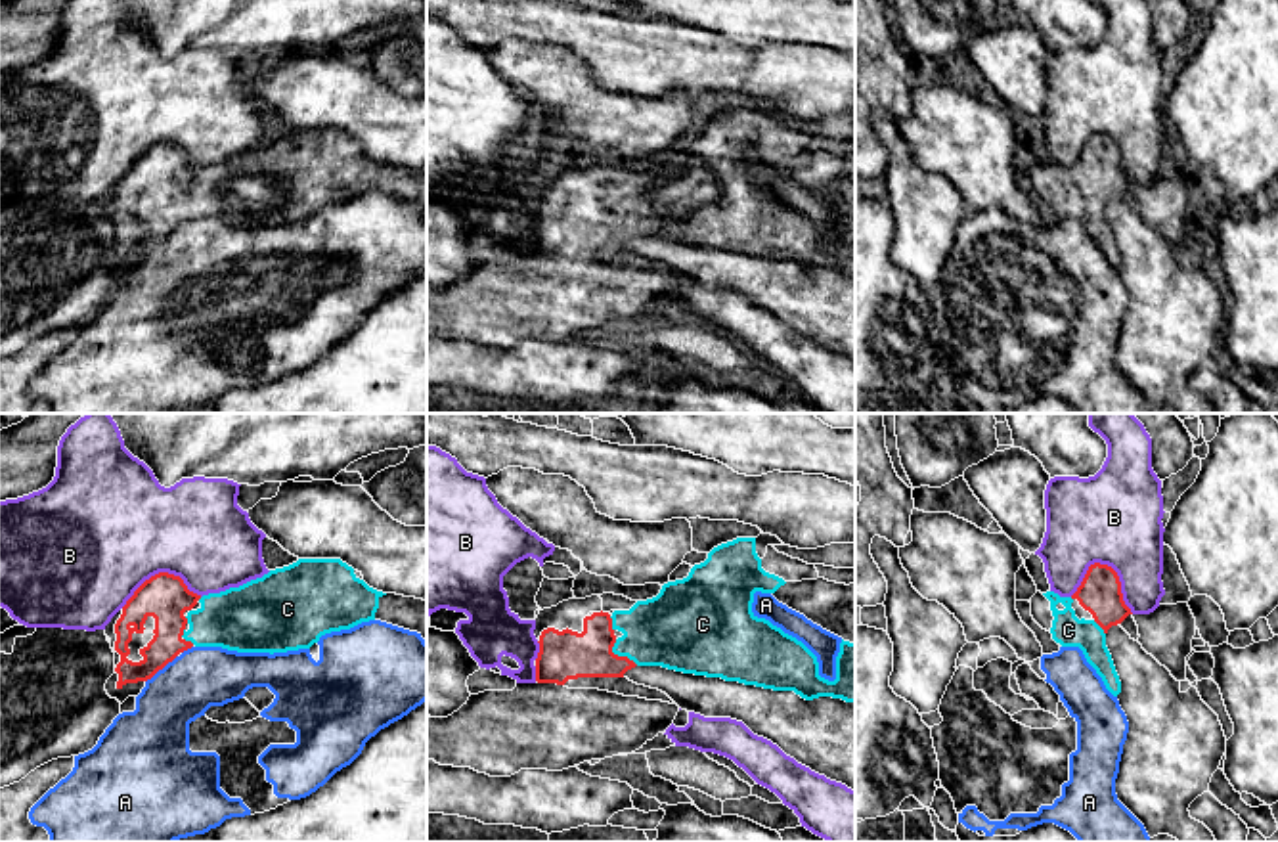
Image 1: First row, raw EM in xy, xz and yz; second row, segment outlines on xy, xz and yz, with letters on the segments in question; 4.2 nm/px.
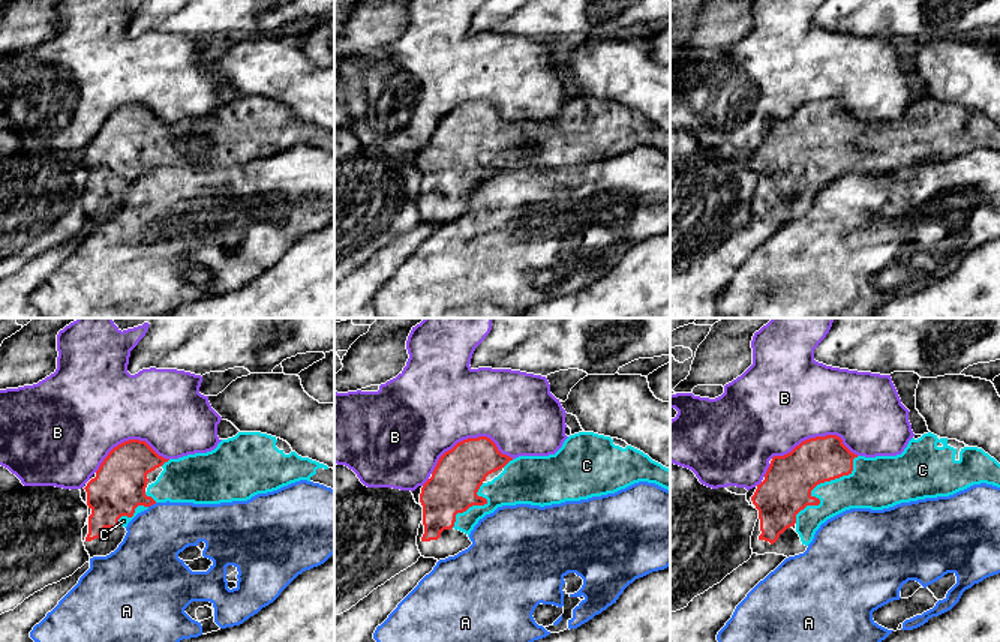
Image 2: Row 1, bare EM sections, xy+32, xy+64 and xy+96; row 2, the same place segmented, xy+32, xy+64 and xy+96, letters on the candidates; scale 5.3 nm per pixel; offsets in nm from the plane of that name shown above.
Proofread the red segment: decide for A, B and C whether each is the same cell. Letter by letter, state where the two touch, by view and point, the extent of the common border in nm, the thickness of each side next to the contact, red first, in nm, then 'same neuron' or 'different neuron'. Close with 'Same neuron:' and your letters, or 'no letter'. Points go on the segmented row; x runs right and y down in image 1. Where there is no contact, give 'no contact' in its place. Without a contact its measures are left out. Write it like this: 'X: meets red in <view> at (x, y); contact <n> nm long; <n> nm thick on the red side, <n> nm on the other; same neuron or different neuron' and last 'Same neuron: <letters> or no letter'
A: meets red in xy at (161, 668); contact 180 nm long; 140 nm thick on the red side, 260 nm on the other; different neuron
B: meets red in yz at (1106, 565); contact 280 nm long; 180 nm thick on the red side, 400 nm on the other; different neuron
C: meets red in xz at (620, 657); contact 150 nm long; 220 nm thick on the red side, 320 nm on the other; same neuron
Same neuron: C

